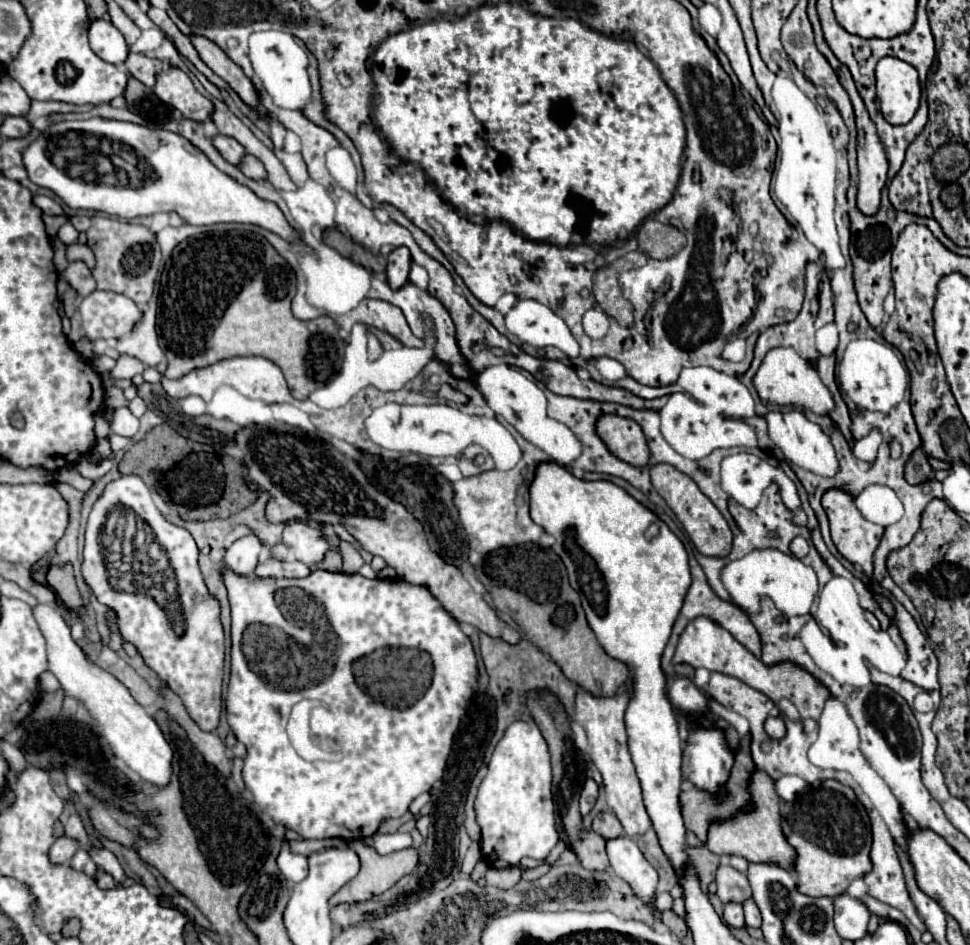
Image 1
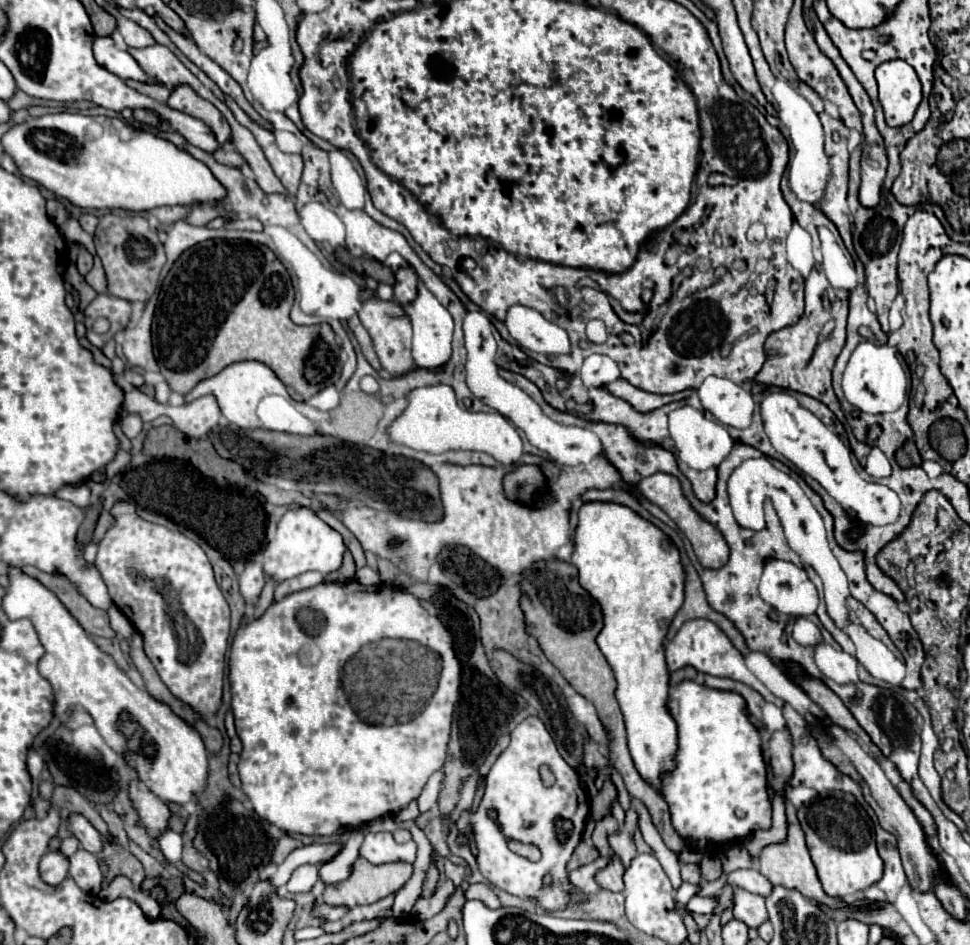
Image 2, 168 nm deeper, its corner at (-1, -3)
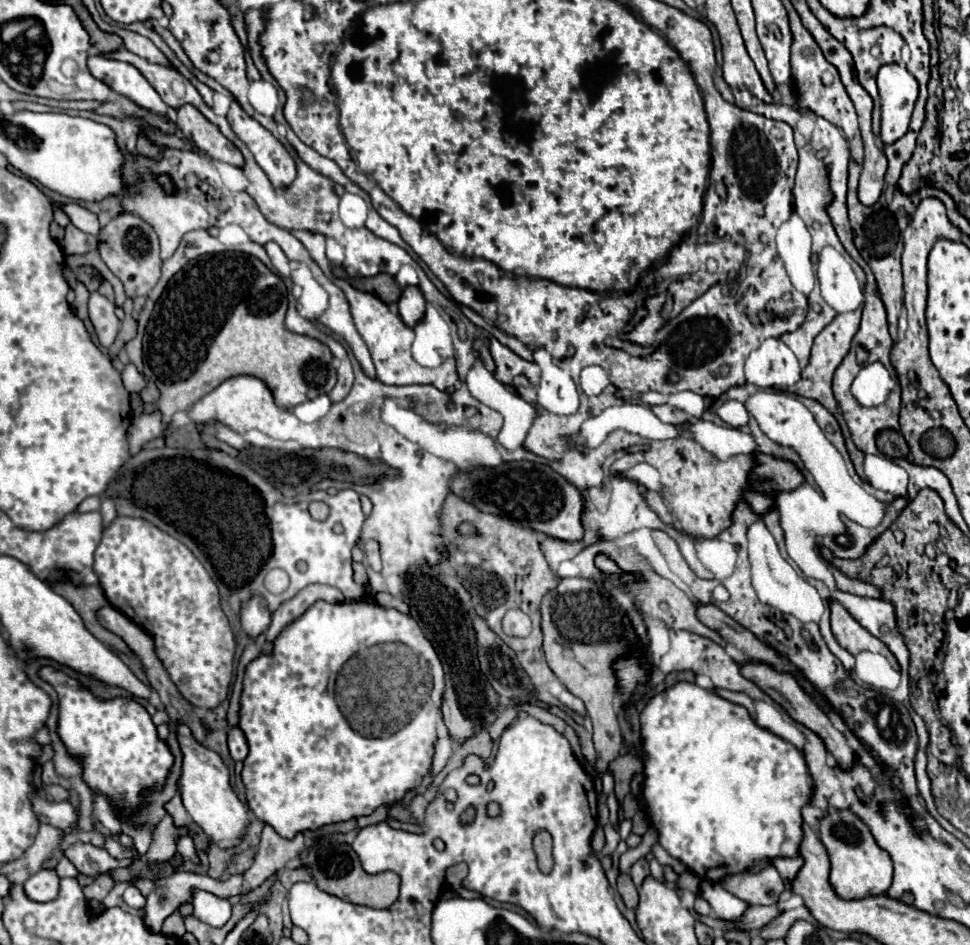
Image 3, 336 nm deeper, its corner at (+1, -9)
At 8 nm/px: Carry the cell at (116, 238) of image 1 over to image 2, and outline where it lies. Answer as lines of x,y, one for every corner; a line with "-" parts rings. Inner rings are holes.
110,213
104,215
94,231
94,245
106,271
108,295
126,301
142,301
142,303
146,303
154,295
160,269
166,263
166,255
162,241
154,231
150,231
150,225
144,217
140,215
116,217

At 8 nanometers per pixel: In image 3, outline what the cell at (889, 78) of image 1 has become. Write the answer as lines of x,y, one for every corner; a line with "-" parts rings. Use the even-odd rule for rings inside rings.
890,63
878,71
878,91
882,103
880,141
882,145
892,145
908,131
910,115
918,99
918,83
904,65

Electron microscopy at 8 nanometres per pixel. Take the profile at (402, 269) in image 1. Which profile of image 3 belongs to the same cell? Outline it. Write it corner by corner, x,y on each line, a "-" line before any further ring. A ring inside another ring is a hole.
406,287
402,291
402,297
398,301
398,311
400,311
402,321
408,327
416,325
416,319
420,319
420,315
424,315
424,307
426,307
426,301
418,287

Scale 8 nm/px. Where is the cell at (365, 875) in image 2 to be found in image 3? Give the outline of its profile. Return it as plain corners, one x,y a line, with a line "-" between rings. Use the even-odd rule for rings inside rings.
314,839
306,847
306,851
300,855
300,865
310,869
312,879
316,881
316,885
322,891
326,891
330,895
336,895
336,897
340,897
344,901
374,907
374,909
386,909
398,899
400,877
396,873
392,873
392,871
384,871
384,873
378,873
378,875
368,875
362,869
360,861
358,861
358,855
354,853
354,849
350,845
344,845
344,843
332,845
332,843

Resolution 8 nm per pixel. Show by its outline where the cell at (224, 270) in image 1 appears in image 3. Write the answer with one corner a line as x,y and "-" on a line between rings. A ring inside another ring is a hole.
216,253
188,261
188,265
178,271
164,289
144,333
144,375
152,379
160,391
156,407
162,413
164,425
172,421
176,411
190,409
222,381
236,375
252,375
262,379
272,391
276,405
286,409
292,409
322,393
330,393
336,385
336,369
332,365
330,349
316,339
290,333
284,327
286,307
288,301
284,283
256,257
242,255
234,259
232,253

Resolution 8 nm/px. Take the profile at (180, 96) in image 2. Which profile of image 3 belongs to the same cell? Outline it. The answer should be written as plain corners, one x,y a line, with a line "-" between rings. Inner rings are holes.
184,105
178,109
178,129
190,139
200,151
216,161
224,161
236,167
244,165
244,157
240,155
238,147
230,143
216,125
208,123
208,119
192,105

